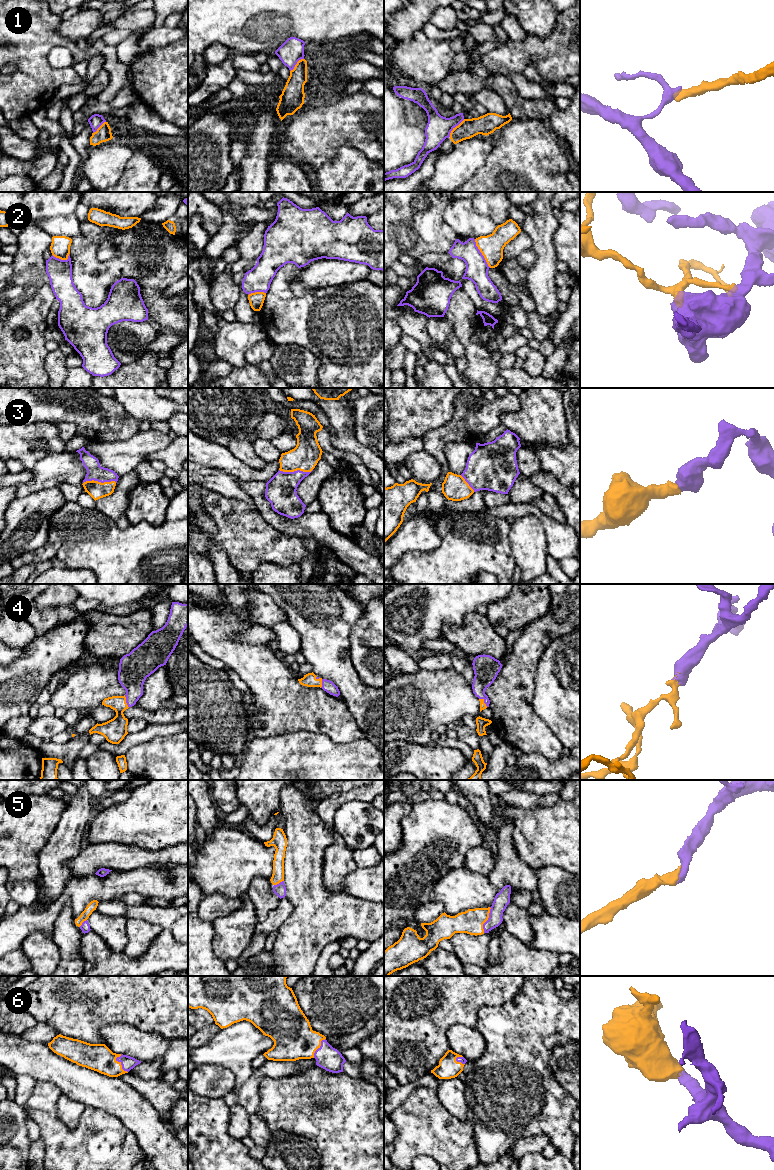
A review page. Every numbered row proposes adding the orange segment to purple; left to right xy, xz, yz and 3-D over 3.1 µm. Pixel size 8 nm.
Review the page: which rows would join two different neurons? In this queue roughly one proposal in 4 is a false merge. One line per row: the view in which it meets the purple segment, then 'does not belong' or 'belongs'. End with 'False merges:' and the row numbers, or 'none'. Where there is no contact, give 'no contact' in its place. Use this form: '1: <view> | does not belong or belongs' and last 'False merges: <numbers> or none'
1: yz | does not belong
2: yz | does not belong
3: xz | belongs
4: xy | belongs
5: yz | belongs
6: xy | belongs
False merges: 1, 2

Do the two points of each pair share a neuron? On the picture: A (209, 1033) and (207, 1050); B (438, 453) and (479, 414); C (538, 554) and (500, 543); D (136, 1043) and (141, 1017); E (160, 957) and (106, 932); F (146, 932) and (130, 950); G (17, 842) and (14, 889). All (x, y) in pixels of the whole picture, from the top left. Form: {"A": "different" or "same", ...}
{"A": "different", "B": "same", "C": "different", "D": "different", "E": "different", "F": "same", "G": "different"}

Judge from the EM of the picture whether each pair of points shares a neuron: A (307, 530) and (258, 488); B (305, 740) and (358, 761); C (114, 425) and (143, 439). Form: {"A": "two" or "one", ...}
{"A": "one", "B": "one", "C": "two"}

